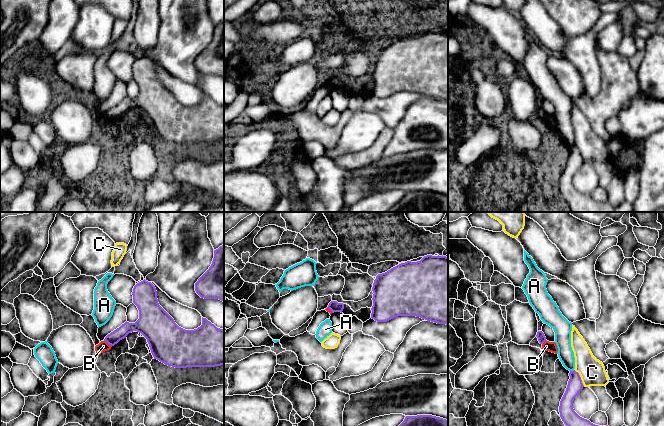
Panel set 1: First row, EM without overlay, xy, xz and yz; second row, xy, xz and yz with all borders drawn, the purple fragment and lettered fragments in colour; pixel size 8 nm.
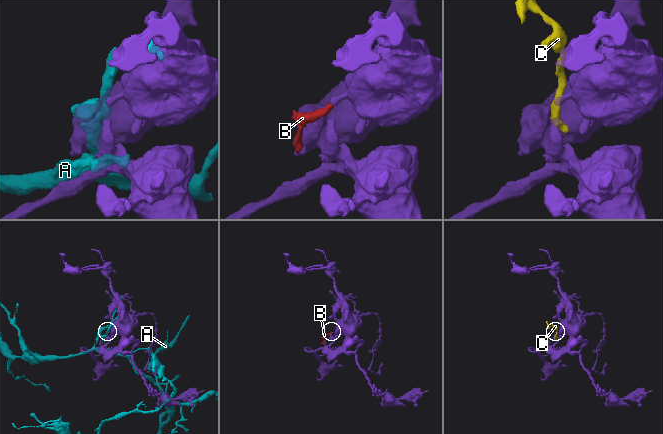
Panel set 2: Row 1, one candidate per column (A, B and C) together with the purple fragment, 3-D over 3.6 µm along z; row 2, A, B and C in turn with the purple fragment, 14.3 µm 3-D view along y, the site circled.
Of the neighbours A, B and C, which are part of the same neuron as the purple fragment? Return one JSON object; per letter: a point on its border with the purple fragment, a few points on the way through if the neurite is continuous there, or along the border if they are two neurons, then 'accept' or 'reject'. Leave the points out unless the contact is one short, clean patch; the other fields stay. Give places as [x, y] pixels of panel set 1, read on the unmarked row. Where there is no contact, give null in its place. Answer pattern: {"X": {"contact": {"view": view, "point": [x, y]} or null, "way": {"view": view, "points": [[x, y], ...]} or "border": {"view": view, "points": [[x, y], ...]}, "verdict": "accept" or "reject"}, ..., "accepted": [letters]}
{"A": {"contact": {"view": "yz", "point": [571, 147]}, "verdict": "reject"}, "B": {"contact": {"view": "xy", "point": [108, 119]}, "border": {"view": "xy", "points": [[104, 116], [111, 122]]}, "verdict": "reject"}, "C": {"contact": {"view": "yz", "point": [580, 154]}, "border": {"view": "yz", "points": [[574, 145], [584, 162]]}, "verdict": "reject"}, "accepted": []}

